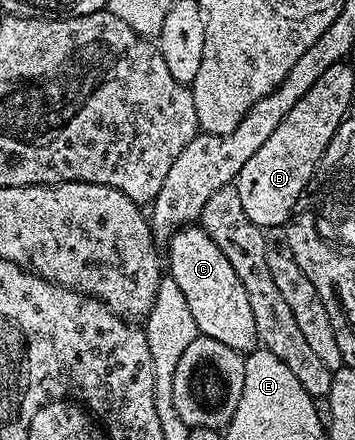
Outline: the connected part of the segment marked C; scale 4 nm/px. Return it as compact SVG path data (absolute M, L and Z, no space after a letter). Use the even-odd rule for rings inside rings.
M193 224L179 230L167 243L166 250L167 273L174 284L182 288L182 296L186 296L186 305L194 315L197 331L203 337L218 340L218 344L226 344L226 348L234 348L245 356L257 349L254 312L250 309L246 288L242 288L242 280L238 280L238 272L234 272L222 248L210 240L199 224Z

